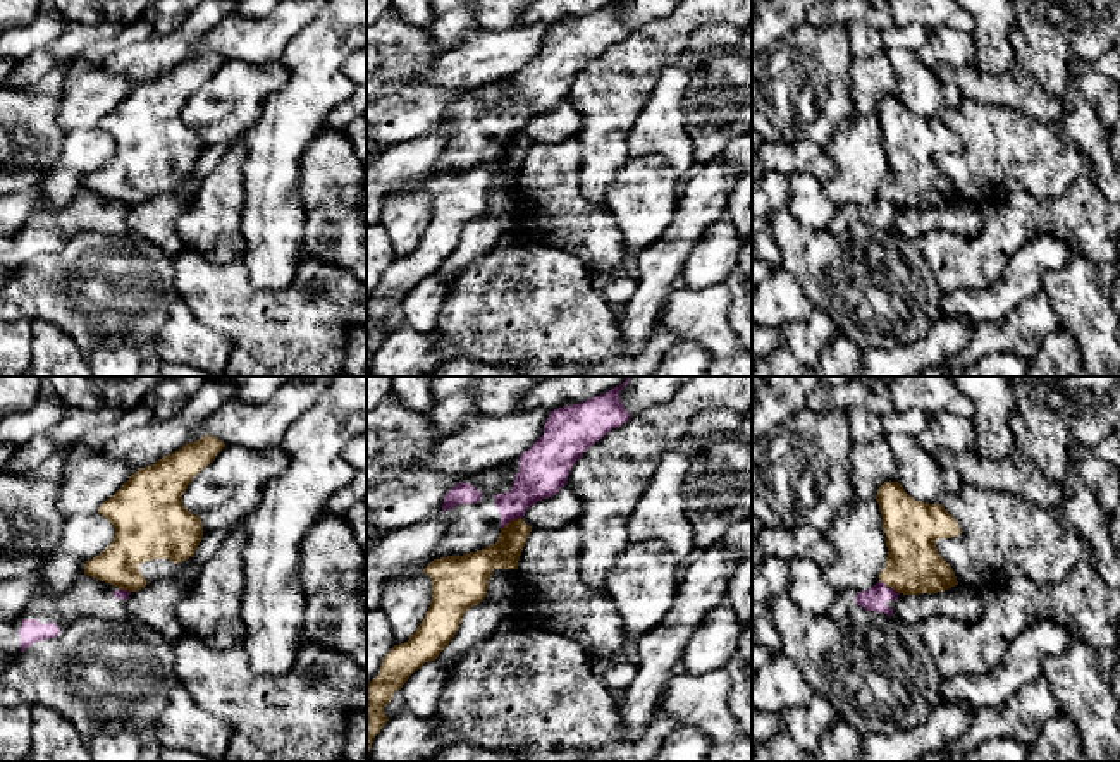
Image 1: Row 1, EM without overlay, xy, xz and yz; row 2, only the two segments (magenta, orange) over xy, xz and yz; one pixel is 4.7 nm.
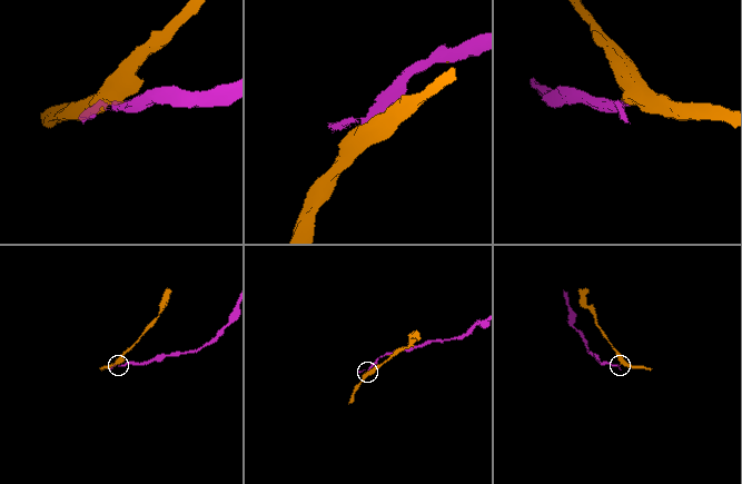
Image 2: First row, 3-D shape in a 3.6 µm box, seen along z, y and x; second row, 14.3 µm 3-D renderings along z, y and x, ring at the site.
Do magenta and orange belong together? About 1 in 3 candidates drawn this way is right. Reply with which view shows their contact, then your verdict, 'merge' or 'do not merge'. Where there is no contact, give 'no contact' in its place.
meets magenta in xz; do not merge

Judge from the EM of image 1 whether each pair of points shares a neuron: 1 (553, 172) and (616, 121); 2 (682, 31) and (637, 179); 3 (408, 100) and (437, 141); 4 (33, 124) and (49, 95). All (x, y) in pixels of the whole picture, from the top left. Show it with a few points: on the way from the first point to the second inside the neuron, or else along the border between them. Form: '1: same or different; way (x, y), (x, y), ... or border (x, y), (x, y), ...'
1: different; border (573, 135), (580, 147), (582, 190)
2: different; border (630, 159), (616, 172), (608, 193)
3: different; border (436, 129), (393, 145)
4: same; way (33, 117), (33, 110), (42, 102)

